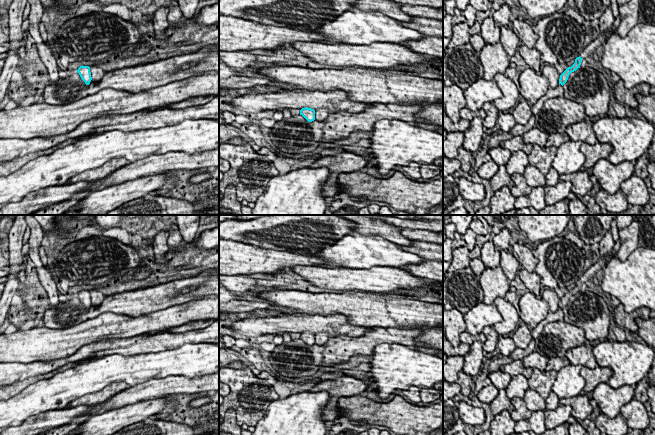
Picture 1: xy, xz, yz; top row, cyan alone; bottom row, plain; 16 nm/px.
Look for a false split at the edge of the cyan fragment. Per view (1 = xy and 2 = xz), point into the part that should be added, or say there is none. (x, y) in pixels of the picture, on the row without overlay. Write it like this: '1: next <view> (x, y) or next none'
1: next none
2: next none

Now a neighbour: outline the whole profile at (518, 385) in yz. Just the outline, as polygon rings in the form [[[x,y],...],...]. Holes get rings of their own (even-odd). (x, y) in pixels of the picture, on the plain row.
[[[518,374],[511,377],[510,383],[505,390],[510,399],[513,399],[514,397],[524,399],[528,389],[528,379],[525,376]]]

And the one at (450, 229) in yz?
[[[450,222],[447,225],[445,225],[444,228],[445,228],[446,237],[453,240],[454,239],[454,234],[456,232],[455,224]]]

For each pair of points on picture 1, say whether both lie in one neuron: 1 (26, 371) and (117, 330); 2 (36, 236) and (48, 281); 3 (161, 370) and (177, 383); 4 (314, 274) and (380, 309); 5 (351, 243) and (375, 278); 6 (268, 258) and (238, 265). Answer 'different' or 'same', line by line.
1: different
2: same
3: different
4: different
5: different
6: same

